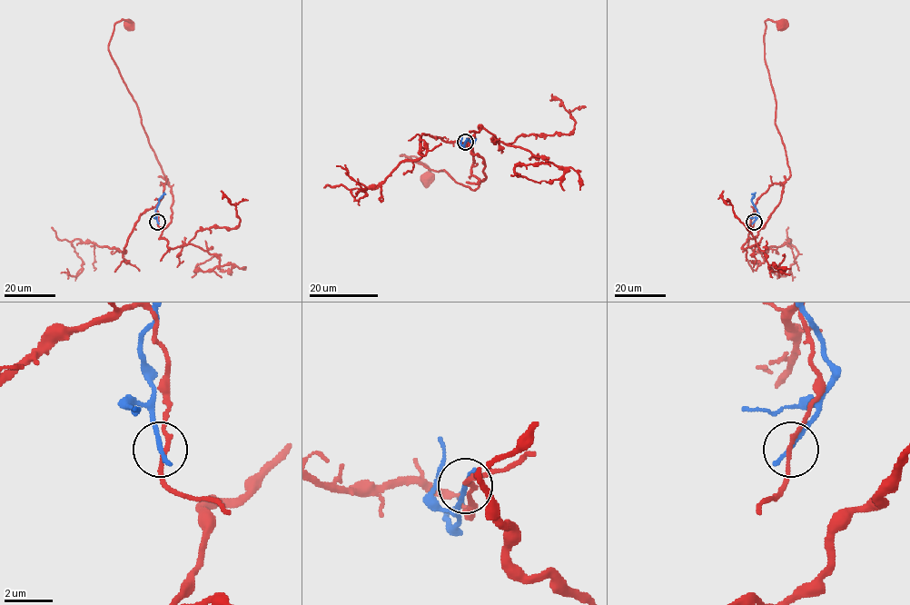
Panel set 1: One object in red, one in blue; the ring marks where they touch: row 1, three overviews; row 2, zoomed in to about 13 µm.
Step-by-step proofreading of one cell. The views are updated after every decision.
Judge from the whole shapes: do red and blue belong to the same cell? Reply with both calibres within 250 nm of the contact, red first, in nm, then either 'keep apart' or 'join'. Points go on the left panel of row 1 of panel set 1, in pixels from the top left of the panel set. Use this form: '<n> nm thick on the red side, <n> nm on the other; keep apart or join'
160 nm thick on the red side, 220 nm on the other; keep apart

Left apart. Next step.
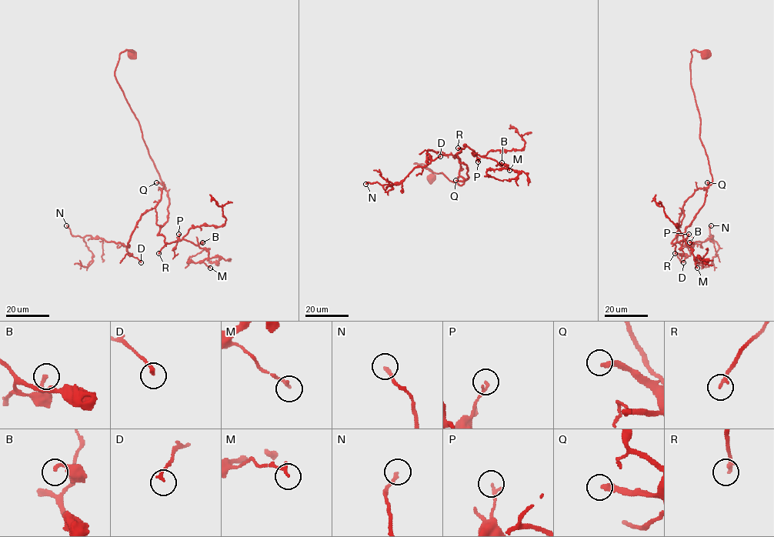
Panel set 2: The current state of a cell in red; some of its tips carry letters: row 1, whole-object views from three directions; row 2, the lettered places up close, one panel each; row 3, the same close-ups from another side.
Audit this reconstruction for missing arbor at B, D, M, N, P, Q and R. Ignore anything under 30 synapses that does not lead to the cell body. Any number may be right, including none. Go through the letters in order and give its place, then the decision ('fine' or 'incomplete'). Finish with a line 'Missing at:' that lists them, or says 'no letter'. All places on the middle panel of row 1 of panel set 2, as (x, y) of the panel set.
B: at (502, 162); fine
D: at (440, 156); fine
M: at (509, 170); fine
N: at (365, 184); fine
P: at (478, 161); fine
Q: at (455, 180); incomplete
R: at (458, 148); incomplete
Missing at: Q, R

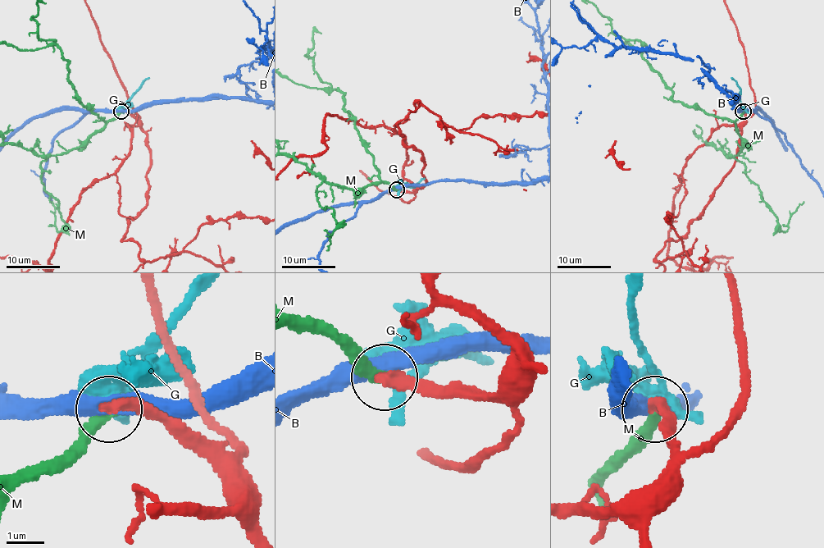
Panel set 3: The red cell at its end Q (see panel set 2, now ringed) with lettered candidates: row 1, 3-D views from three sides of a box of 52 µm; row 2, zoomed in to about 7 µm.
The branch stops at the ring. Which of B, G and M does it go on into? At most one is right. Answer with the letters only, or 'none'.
M

